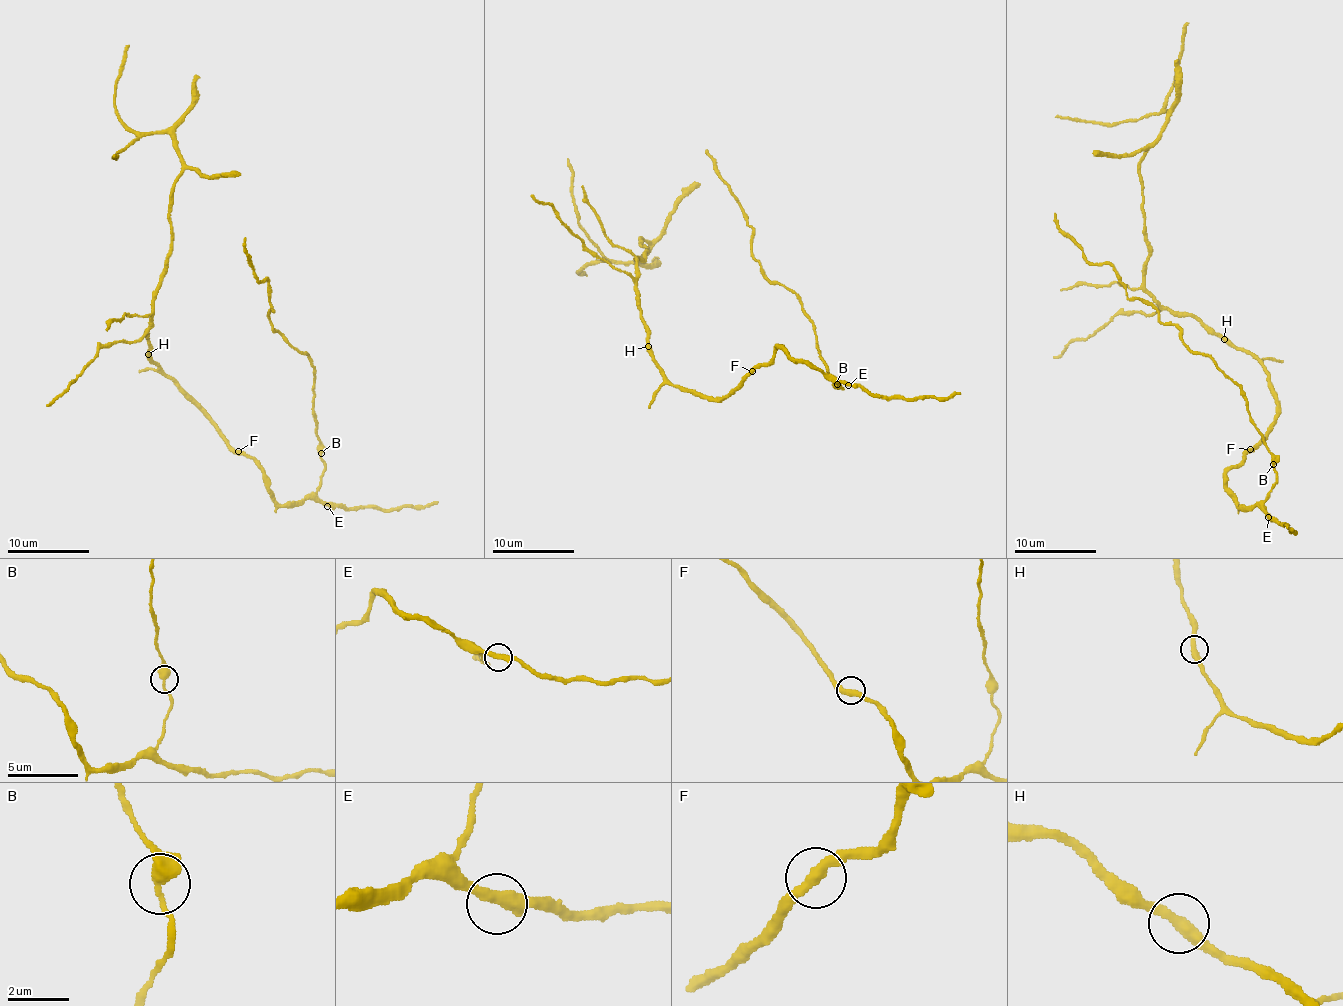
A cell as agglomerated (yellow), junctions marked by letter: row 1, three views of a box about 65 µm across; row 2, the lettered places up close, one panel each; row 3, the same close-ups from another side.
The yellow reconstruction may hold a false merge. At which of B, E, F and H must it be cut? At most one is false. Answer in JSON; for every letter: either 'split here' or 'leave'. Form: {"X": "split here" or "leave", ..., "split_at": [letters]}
{"B": "leave", "E": "leave", "F": "leave", "H": "leave", "split_at": []}

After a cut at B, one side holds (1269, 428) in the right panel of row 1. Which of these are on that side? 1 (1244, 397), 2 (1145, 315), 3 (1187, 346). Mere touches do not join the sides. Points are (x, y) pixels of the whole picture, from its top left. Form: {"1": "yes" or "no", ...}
{"1": "no", "2": "yes", "3": "no"}

